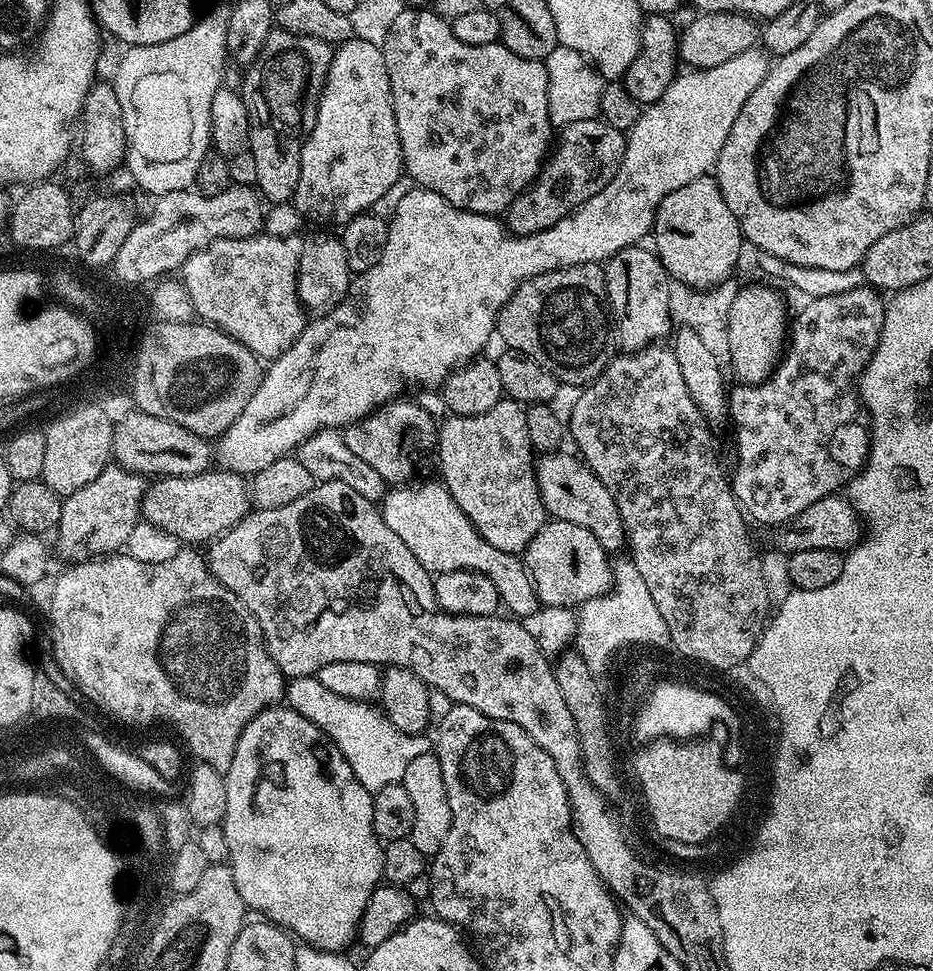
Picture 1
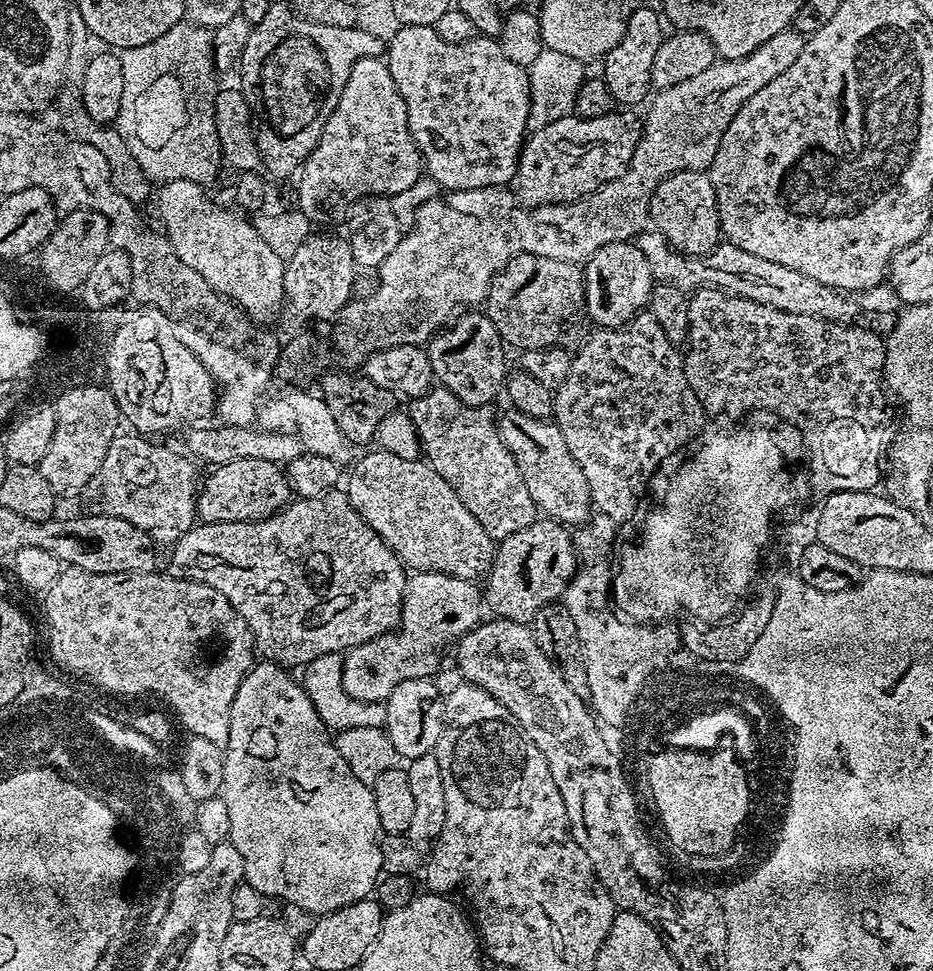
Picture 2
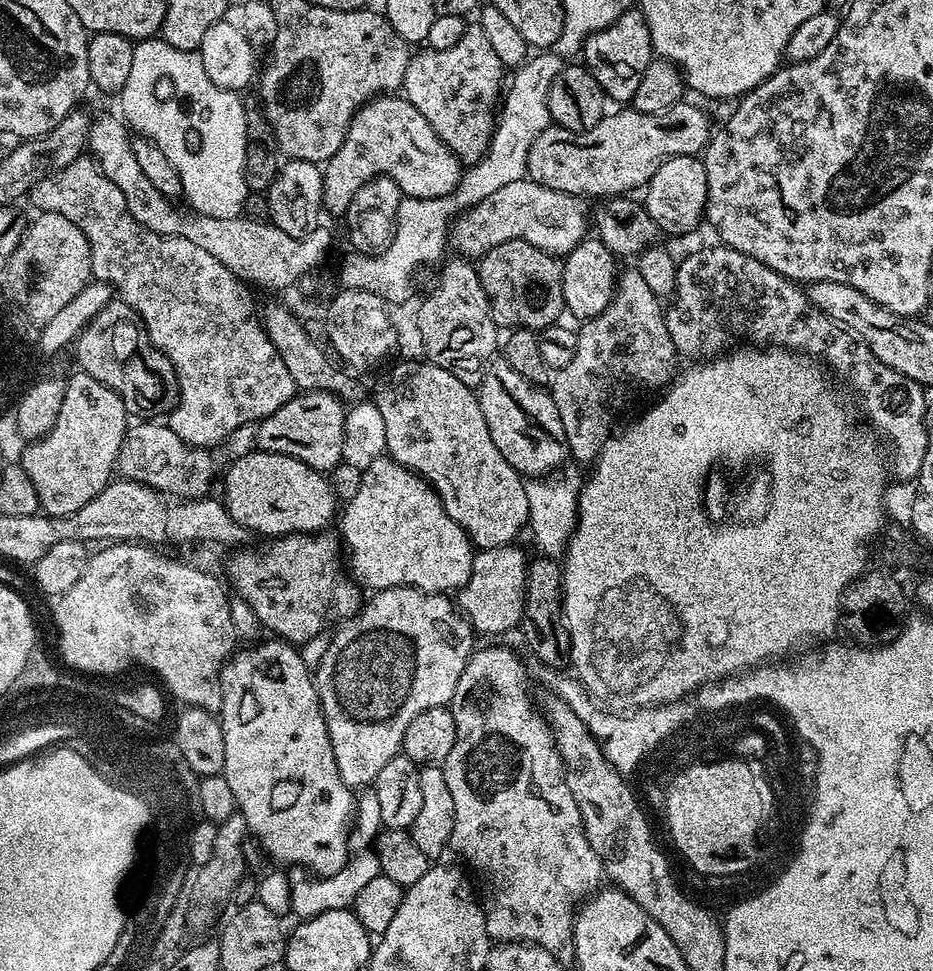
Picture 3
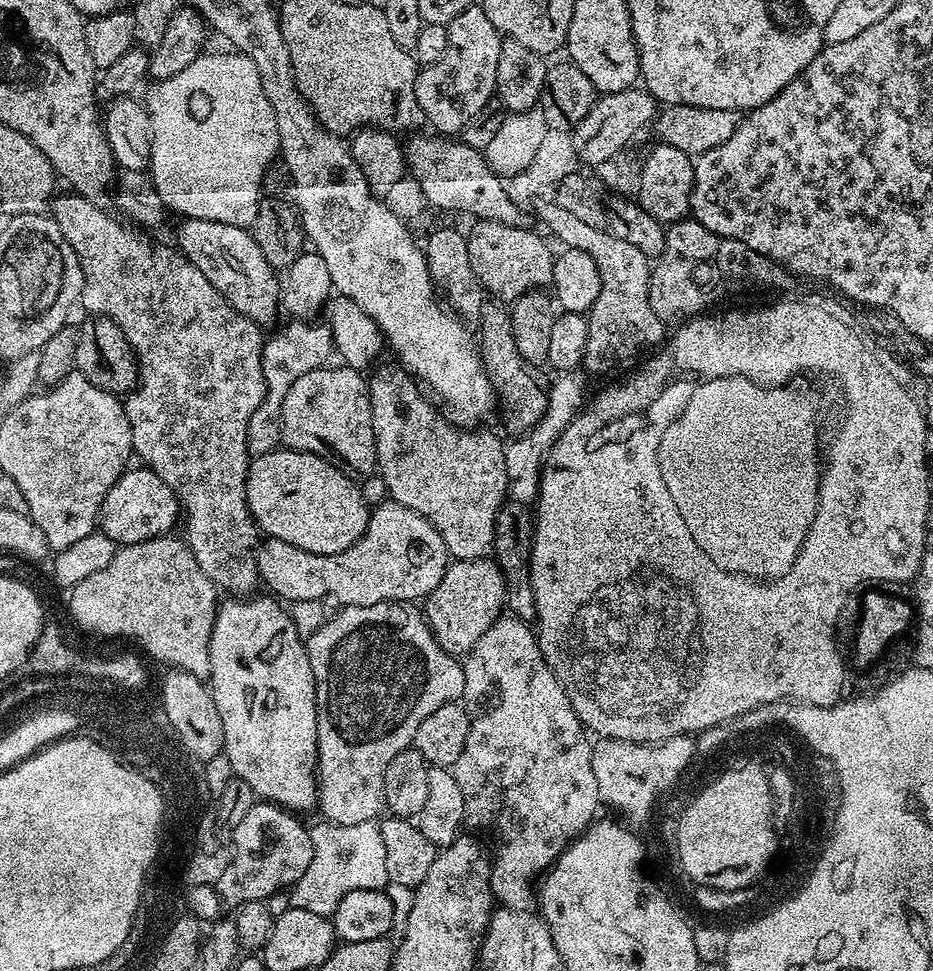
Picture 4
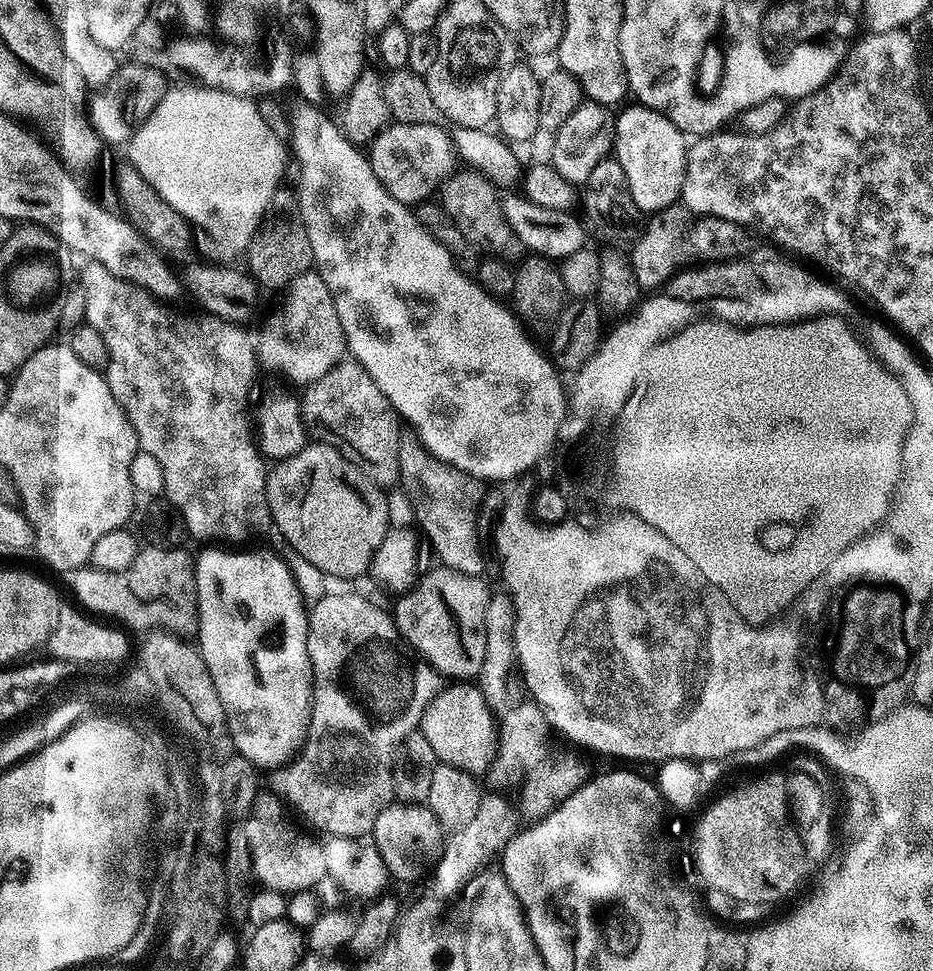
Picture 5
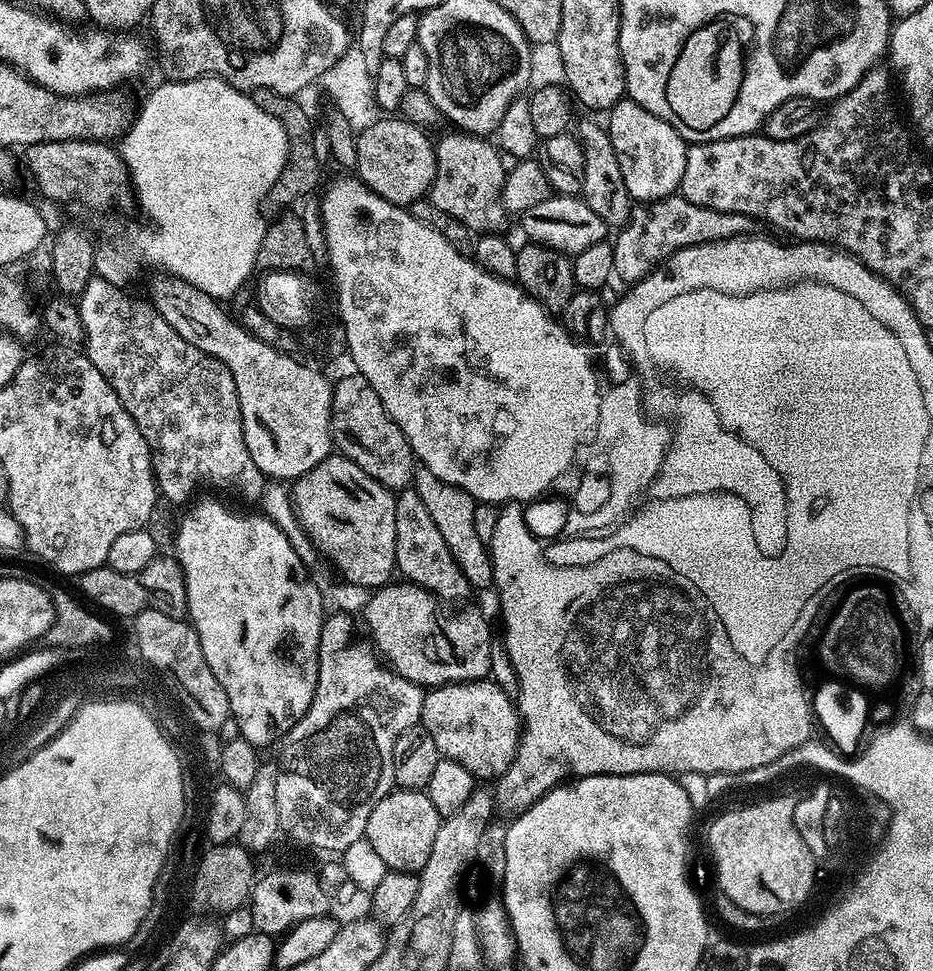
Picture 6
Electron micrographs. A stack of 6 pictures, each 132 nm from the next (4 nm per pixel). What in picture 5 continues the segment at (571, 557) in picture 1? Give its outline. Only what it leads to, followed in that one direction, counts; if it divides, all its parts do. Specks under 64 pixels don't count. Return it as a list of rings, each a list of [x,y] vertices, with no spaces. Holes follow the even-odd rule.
[[[443,566],[423,573],[416,583],[399,597],[394,611],[396,628],[409,648],[419,652],[441,677],[468,682],[479,677],[486,658],[486,606],[490,599],[487,579],[462,574]]]

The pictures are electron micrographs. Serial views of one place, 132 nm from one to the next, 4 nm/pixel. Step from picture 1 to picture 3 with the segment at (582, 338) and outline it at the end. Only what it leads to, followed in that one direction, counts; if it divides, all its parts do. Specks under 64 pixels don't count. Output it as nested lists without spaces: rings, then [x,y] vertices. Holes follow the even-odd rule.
[[[521,240],[502,242],[479,257],[478,271],[488,295],[488,311],[501,329],[539,330],[549,328],[561,319],[565,311],[562,294],[564,265],[557,257],[538,250],[538,246],[530,246],[530,242]]]

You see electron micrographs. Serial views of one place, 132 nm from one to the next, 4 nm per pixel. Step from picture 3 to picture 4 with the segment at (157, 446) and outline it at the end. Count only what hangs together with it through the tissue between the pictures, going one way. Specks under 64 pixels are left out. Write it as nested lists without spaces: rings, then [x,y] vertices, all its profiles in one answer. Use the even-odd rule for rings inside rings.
[[[292,318],[289,324],[284,324],[271,337],[264,341],[262,350],[262,370],[264,371],[264,381],[266,382],[267,394],[262,398],[260,408],[250,414],[250,426],[248,427],[248,451],[253,457],[261,456],[267,452],[275,452],[281,447],[282,441],[282,402],[286,394],[290,394],[290,386],[315,368],[325,367],[330,358],[333,359],[334,349],[332,332],[327,323],[309,322],[307,319]]]

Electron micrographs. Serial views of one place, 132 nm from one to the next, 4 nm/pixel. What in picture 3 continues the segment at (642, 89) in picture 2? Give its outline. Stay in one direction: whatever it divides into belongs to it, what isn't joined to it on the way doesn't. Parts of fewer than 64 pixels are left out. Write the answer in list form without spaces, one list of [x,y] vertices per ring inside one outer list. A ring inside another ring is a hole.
[[[633,6],[625,10],[610,26],[590,34],[582,49],[583,67],[602,86],[605,97],[609,101],[631,101],[634,90],[638,90],[638,82],[642,74],[646,74],[646,66],[654,58],[650,42],[650,26],[646,26],[646,18],[640,13],[639,7]]]

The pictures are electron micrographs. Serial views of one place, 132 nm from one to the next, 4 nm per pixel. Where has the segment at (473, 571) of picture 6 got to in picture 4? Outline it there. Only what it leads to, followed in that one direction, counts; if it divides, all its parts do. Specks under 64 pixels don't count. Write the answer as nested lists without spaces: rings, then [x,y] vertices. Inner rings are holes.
[[[403,366],[395,367],[380,368],[368,380],[376,439],[376,468],[385,480],[391,503],[401,504],[422,514],[422,518],[426,518],[426,522],[430,522],[434,530],[442,534],[442,542],[452,560],[483,560],[491,557],[496,515],[510,496],[504,457],[505,441],[500,441],[492,432],[465,430],[453,424],[451,419],[443,415],[440,417],[436,413],[437,405],[425,395],[416,377]]]

